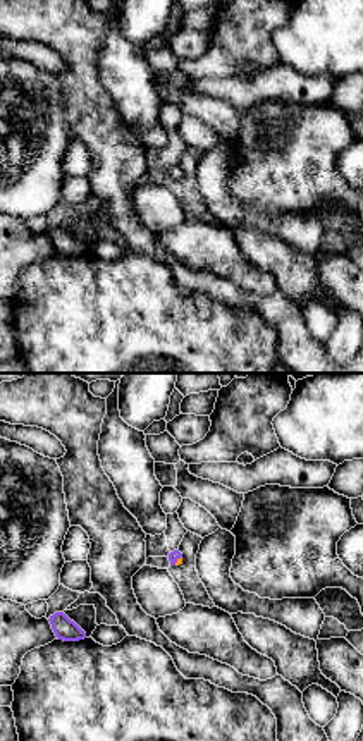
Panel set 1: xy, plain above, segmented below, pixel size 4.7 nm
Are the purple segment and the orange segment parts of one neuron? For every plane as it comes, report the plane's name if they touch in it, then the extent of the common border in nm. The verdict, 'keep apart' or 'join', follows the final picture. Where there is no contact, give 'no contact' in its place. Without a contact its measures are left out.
xy | 60 nm

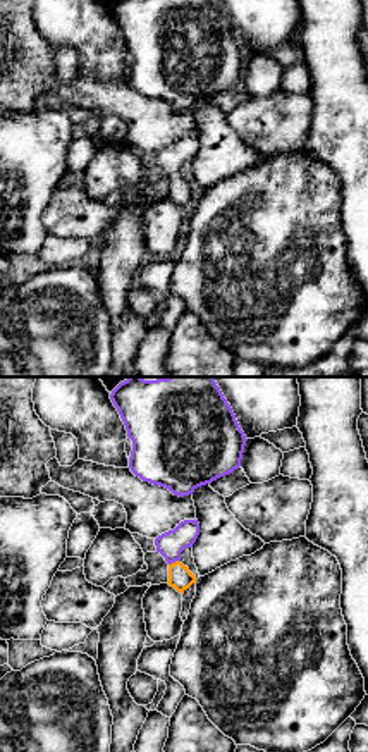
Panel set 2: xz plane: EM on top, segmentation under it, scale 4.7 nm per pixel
xz | 60 nm

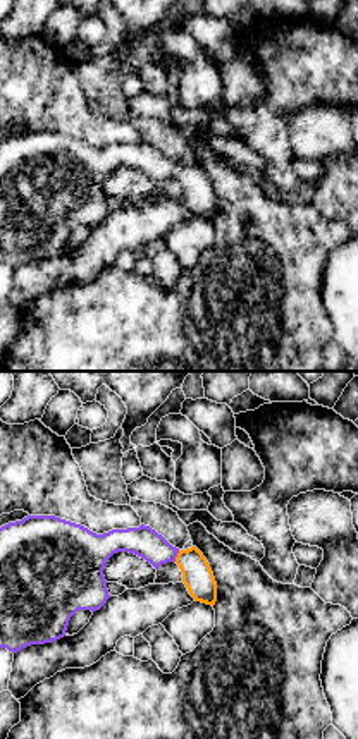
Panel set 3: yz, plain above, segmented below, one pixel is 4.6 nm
yz | 60 nm

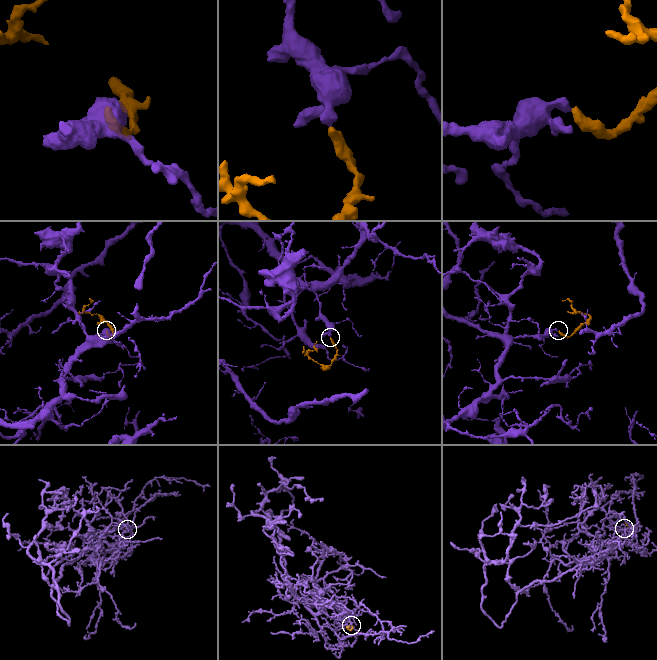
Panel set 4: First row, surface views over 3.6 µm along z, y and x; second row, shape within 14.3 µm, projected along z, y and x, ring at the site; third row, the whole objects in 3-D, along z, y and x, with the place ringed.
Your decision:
join

